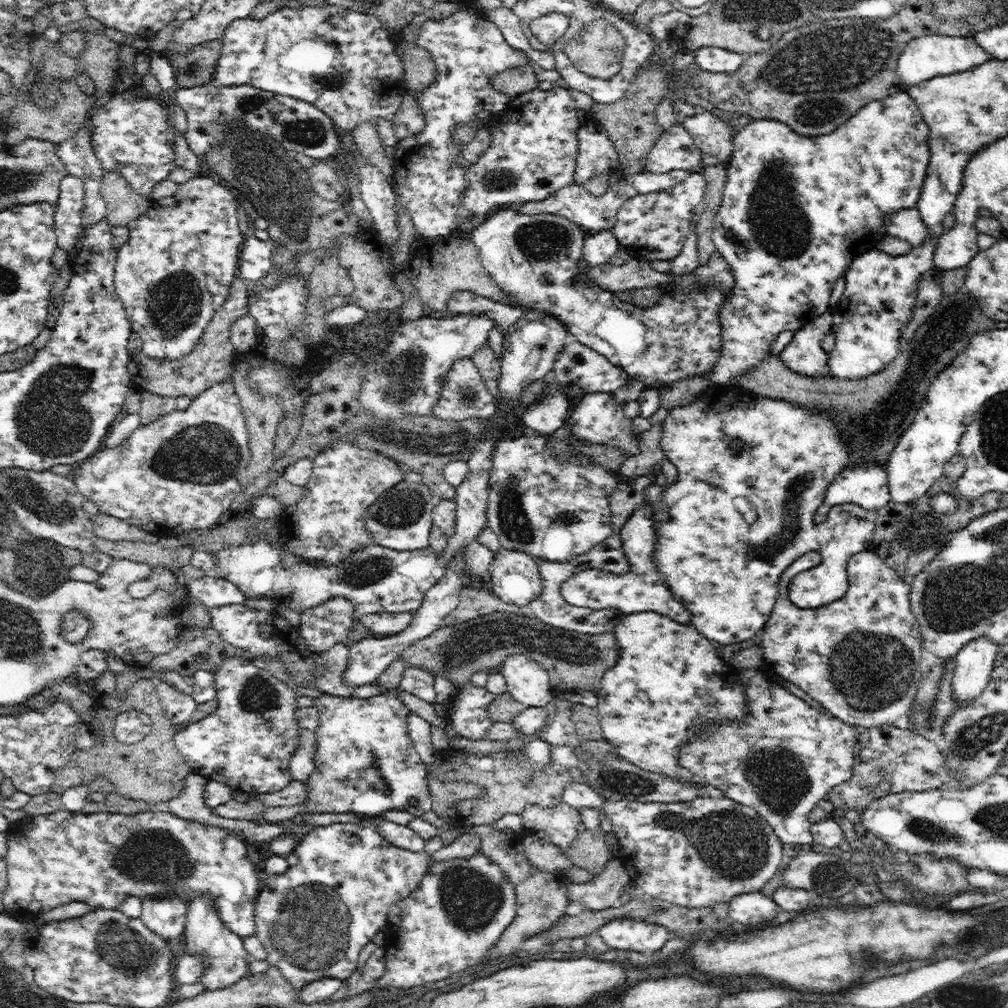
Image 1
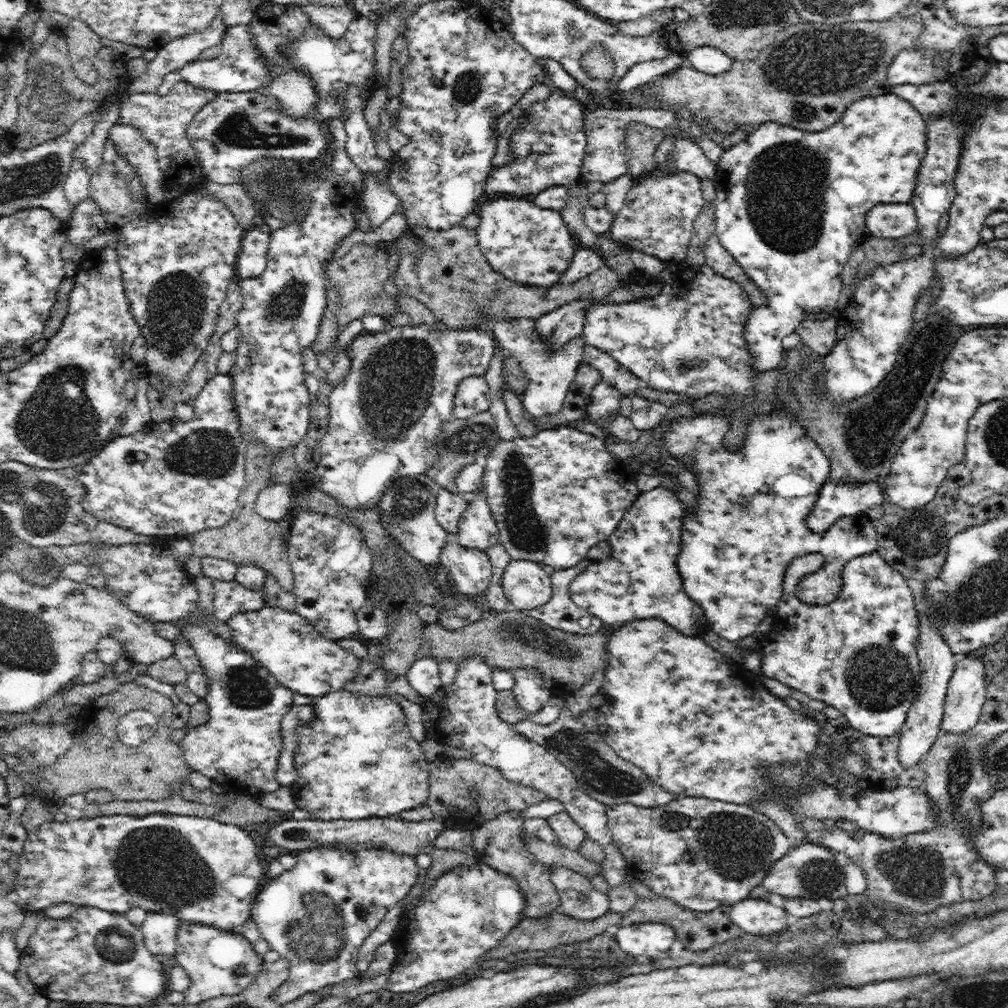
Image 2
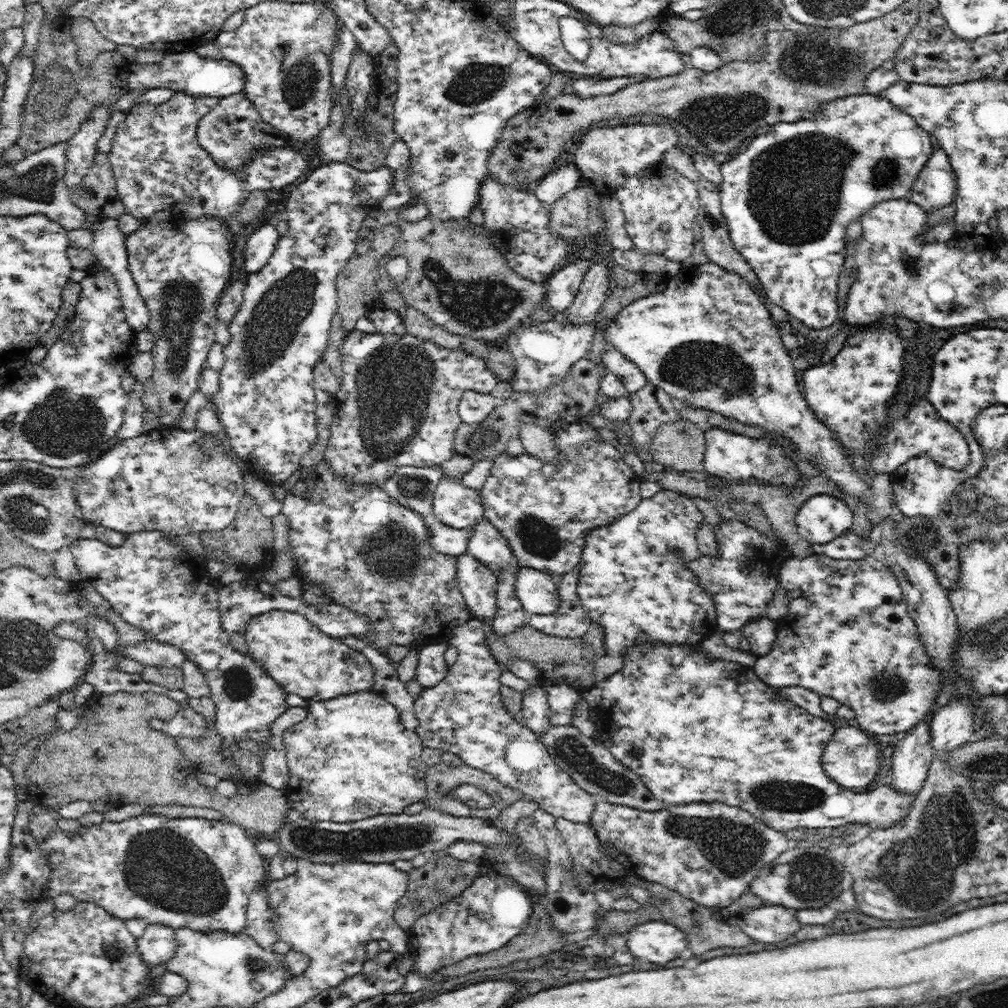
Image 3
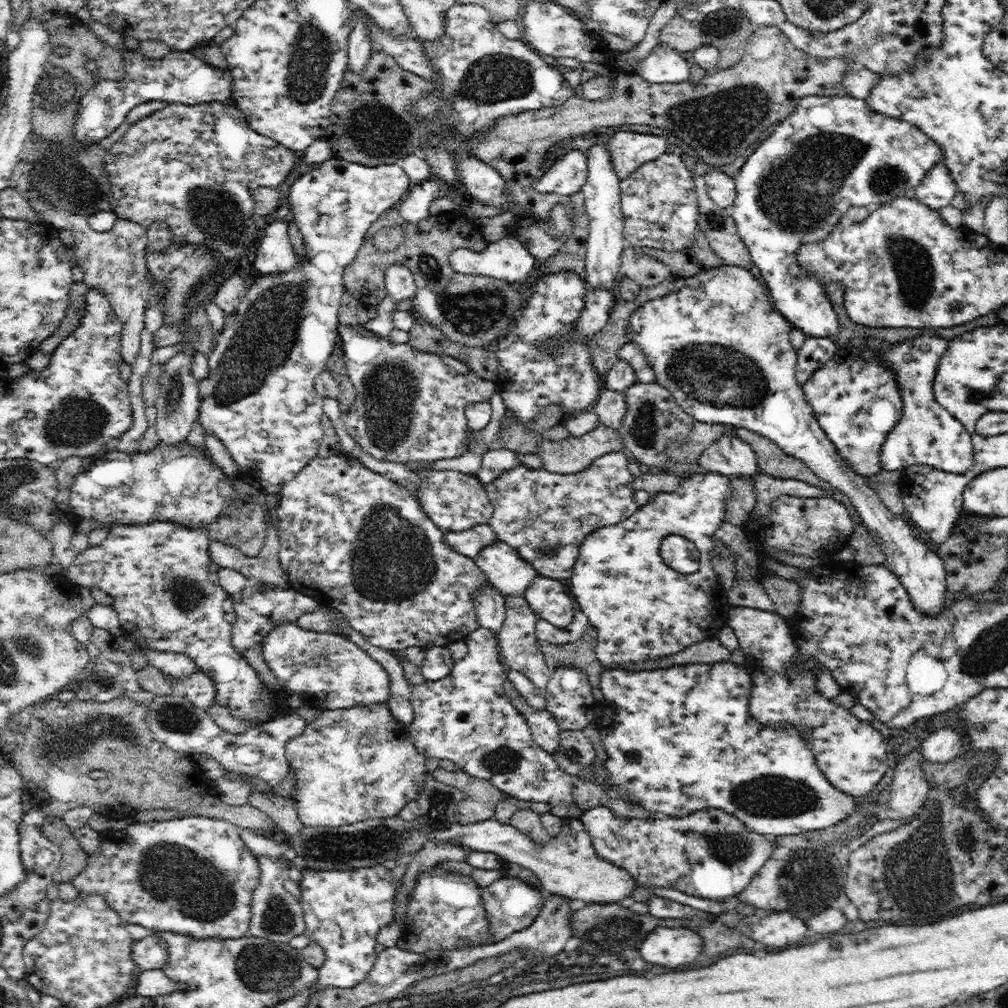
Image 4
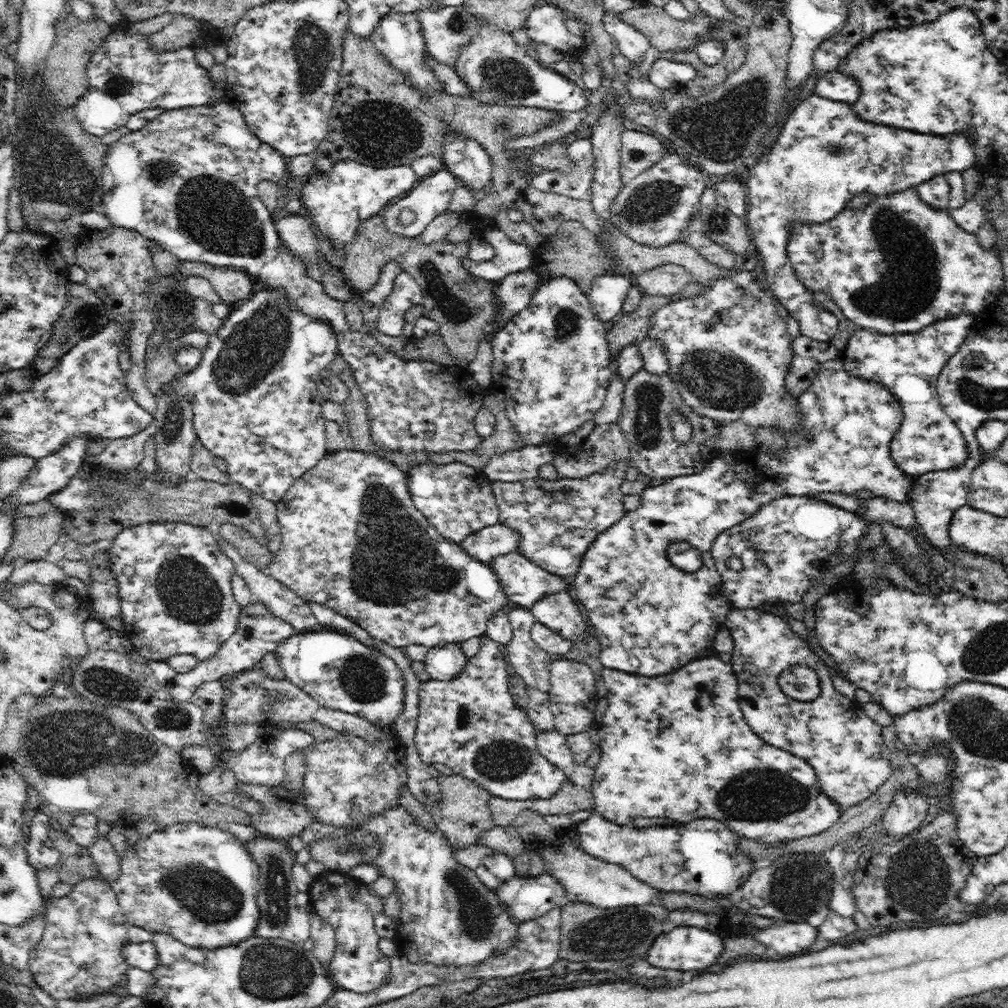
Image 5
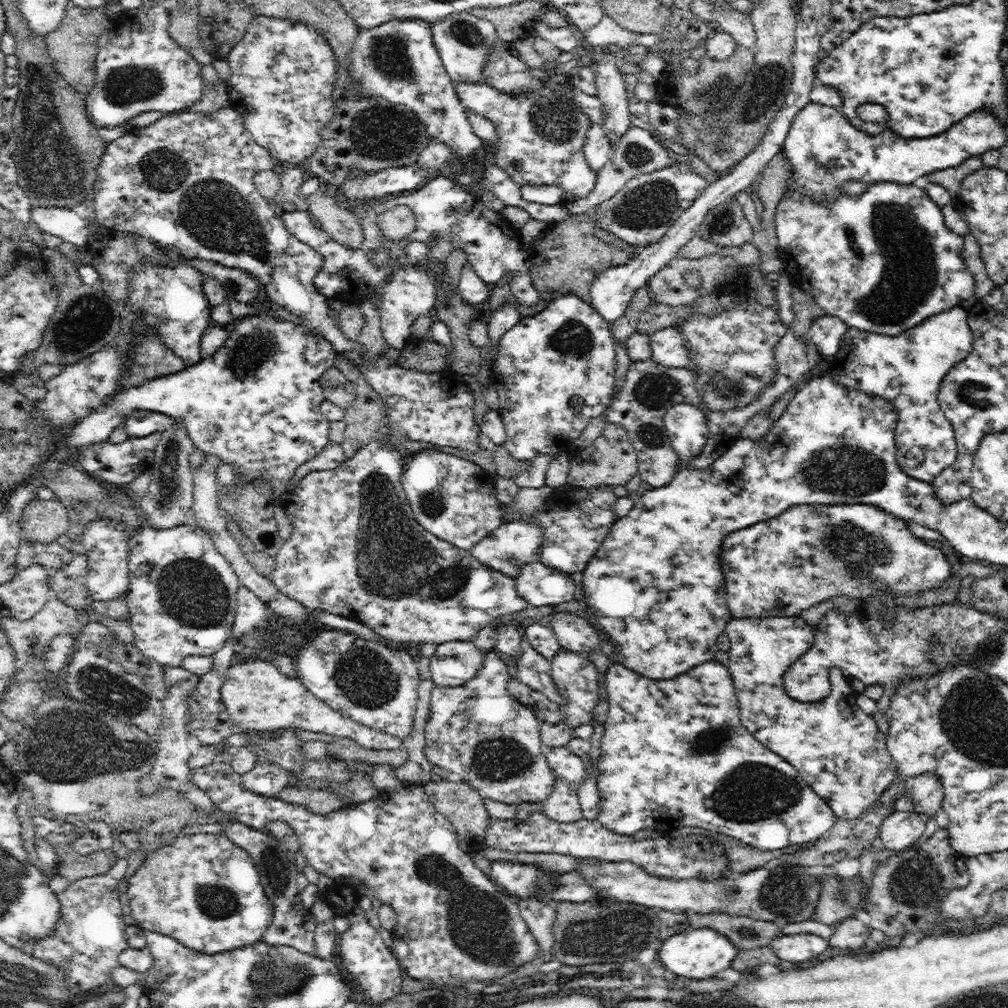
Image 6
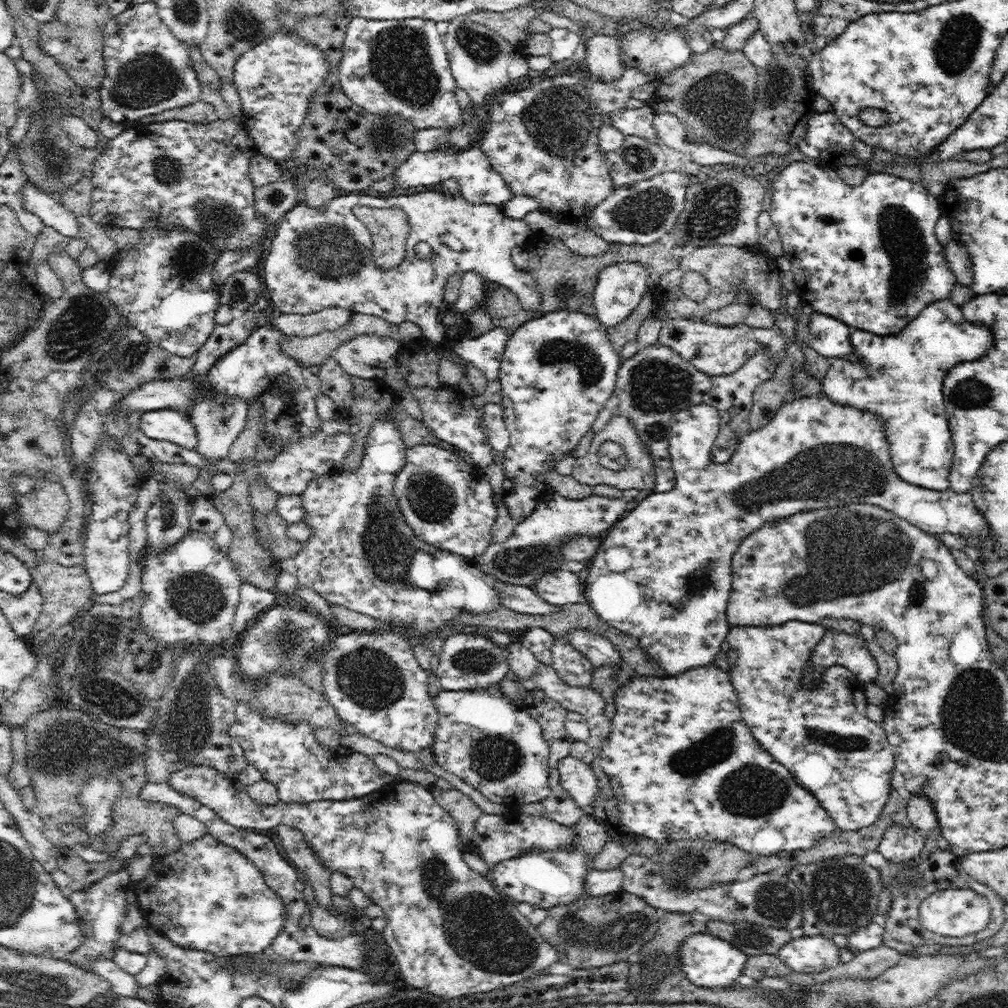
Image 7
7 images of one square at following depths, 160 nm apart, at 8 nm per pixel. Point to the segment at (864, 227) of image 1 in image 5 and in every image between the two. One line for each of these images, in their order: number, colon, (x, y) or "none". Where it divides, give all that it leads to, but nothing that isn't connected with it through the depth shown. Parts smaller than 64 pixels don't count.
2: (789, 205)
3: (788, 199)
4: (831, 153)
5: (826, 154)

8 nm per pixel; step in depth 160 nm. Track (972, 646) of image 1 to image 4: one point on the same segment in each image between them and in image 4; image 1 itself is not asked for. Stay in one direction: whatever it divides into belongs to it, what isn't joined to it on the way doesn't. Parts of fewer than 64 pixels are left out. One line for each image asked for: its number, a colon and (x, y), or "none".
2: (966, 692)
3: (953, 726)
4: (942, 745)

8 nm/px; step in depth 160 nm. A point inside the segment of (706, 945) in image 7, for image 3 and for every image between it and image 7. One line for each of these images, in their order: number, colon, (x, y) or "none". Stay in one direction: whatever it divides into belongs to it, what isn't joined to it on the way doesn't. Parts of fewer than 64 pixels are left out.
3: (657, 941)
4: (666, 946)
5: (679, 948)
6: (699, 953)

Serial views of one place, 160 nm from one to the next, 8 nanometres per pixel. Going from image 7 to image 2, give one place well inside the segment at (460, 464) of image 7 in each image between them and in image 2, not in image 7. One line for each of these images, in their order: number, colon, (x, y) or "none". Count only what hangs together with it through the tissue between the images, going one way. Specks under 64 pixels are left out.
2: (449, 509)
3: (456, 505)
4: (454, 501)
5: (457, 499)
6: (453, 498)

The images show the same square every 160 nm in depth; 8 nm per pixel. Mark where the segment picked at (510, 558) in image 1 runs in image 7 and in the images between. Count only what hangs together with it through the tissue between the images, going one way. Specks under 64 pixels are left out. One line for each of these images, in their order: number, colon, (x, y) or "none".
2: (525, 583)
3: (538, 594)
4: (547, 598)
5: (559, 611)
6: (573, 632)
7: (598, 650)

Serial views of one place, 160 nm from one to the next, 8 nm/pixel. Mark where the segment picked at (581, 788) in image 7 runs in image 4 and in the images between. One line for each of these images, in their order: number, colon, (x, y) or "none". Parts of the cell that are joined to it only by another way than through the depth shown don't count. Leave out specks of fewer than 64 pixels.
4: (544, 729)
5: (552, 745)
6: (568, 767)

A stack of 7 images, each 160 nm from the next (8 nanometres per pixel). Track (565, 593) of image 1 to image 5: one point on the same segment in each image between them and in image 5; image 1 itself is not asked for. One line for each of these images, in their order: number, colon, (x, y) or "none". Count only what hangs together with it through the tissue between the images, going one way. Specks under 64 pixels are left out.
2: (640, 580)
3: (632, 582)
4: (642, 609)
5: (650, 617)

